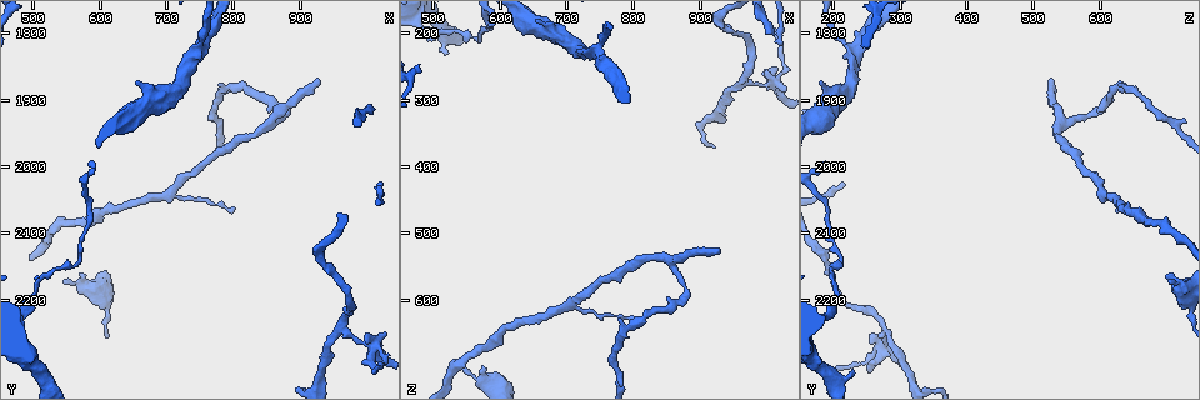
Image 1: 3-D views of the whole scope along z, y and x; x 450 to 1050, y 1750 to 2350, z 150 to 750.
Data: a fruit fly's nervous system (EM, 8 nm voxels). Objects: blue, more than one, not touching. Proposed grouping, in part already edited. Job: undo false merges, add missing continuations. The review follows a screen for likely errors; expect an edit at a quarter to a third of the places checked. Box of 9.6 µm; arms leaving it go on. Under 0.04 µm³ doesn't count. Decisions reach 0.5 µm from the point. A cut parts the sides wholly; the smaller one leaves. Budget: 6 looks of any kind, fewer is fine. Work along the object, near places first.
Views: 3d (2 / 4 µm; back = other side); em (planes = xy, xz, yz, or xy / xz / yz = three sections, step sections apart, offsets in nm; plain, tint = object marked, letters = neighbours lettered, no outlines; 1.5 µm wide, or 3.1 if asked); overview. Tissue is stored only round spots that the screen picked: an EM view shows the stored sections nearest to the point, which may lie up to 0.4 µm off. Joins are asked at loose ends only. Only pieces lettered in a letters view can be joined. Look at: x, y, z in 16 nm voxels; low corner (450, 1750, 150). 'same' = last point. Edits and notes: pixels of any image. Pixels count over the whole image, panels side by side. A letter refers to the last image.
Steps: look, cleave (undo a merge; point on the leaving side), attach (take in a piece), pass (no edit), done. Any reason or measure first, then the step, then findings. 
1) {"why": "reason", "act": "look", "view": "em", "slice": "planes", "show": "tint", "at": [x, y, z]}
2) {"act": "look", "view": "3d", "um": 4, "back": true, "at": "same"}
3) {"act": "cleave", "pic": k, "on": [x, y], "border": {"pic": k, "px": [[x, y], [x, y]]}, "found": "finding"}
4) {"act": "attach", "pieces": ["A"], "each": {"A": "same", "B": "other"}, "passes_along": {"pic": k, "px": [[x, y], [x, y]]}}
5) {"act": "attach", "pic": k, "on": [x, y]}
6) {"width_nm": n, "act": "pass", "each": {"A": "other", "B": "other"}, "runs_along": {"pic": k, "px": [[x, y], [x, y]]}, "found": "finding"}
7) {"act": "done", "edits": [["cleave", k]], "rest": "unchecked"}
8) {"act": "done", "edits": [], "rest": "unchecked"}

{"why": "an open end", "act": "look", "view": "em", "slice": "planes", "show": "letters", "at": [575, 2165, 700]}

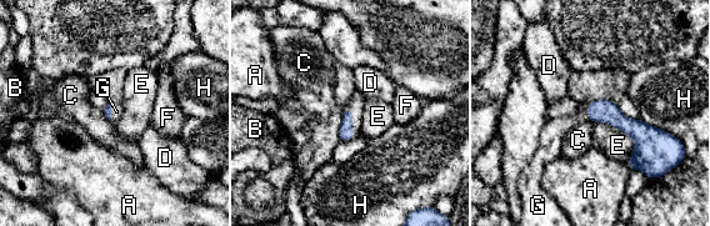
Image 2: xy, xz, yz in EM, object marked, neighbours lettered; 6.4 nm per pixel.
{"act": "attach", "pieces": ["G"], "each": {"A": "other", "B": "other", "C": "other", "D": "other", "E": "other", "F": "other", "G": "same", "H": "other"}, "passes_along": {"pic": 2, "px": [[345, 131], [351, 121], [356, 101]]}, "found": "the neuron continues"}

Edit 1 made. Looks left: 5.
{"act": "look", "view": "overview"}

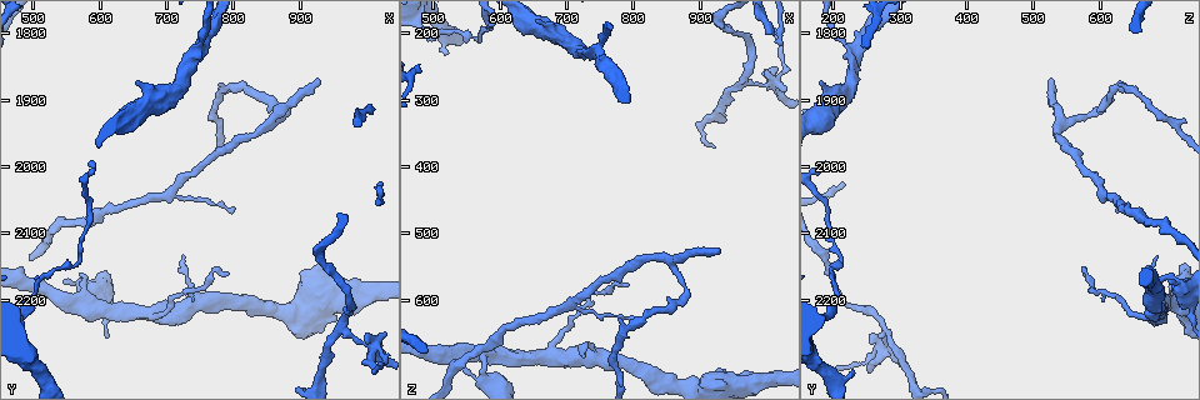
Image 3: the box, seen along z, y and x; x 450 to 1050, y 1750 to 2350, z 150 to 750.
{"why": "side arm on a straight run", "act": "look", "view": "em", "slice": "xz", "step": 4, "show": "tint", "at": [750, 1835, 235]}

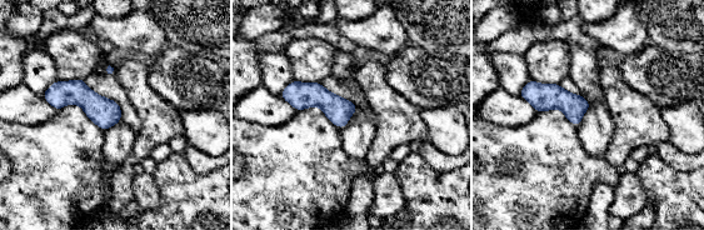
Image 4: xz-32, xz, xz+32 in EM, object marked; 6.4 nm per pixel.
{"why": "see the neighbours", "act": "look", "view": "em", "slice": "xz", "step": 4, "show": "letters", "at": "same"}

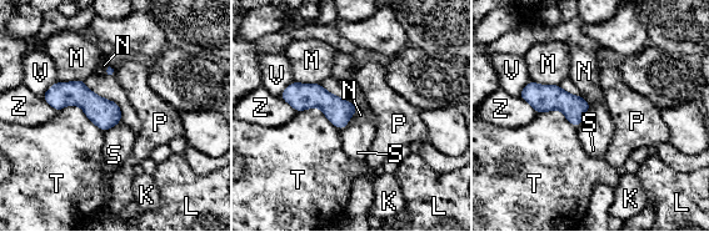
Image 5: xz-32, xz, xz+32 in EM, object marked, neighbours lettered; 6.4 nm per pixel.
{"act": "pass", "each": {"K": "other", "L": "other", "M": "other", "N": "other", "P": "other", "S": "other", "T": "other", "V": "other", "Z": "other"}, "border": {"pic": 5, "px": [[582, 97], [588, 102], [590, 110]]}, "found": "all the same neuron"}

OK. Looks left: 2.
{"act": "done", "edits": [["attach", 2]], "rest": "unchecked"}

